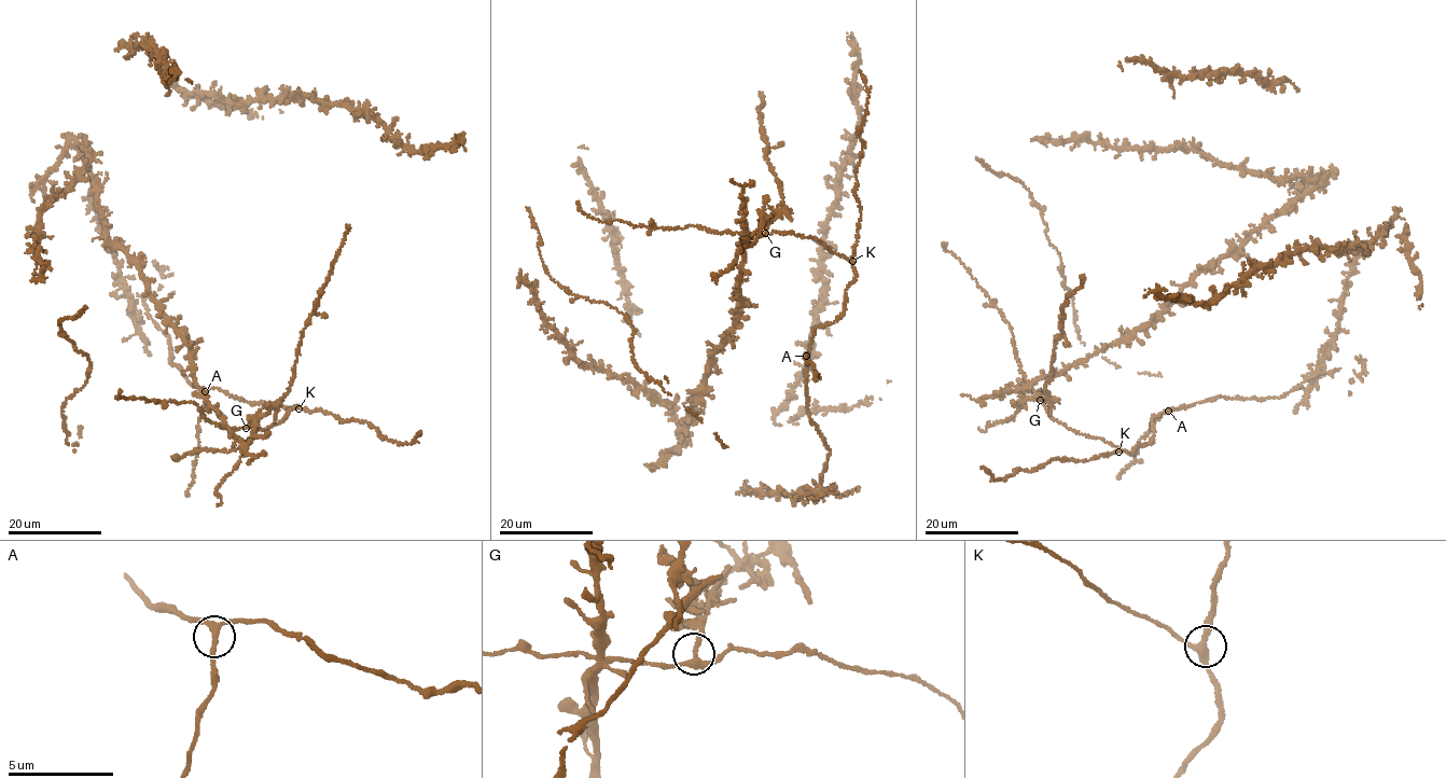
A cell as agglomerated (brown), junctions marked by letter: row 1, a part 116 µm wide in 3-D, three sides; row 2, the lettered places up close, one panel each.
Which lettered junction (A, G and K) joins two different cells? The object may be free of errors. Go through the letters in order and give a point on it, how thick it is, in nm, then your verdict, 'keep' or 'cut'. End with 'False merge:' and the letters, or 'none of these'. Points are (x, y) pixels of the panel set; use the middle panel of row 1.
A: place (806, 356); calibre 240 nm; keep
G: place (765, 233); calibre 260 nm; cut
K: place (852, 261); calibre 280 nm; keep
False merge: G

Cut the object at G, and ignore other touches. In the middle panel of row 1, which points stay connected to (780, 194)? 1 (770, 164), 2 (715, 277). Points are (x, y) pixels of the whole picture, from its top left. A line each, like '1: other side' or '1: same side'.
1: same side
2: same side

